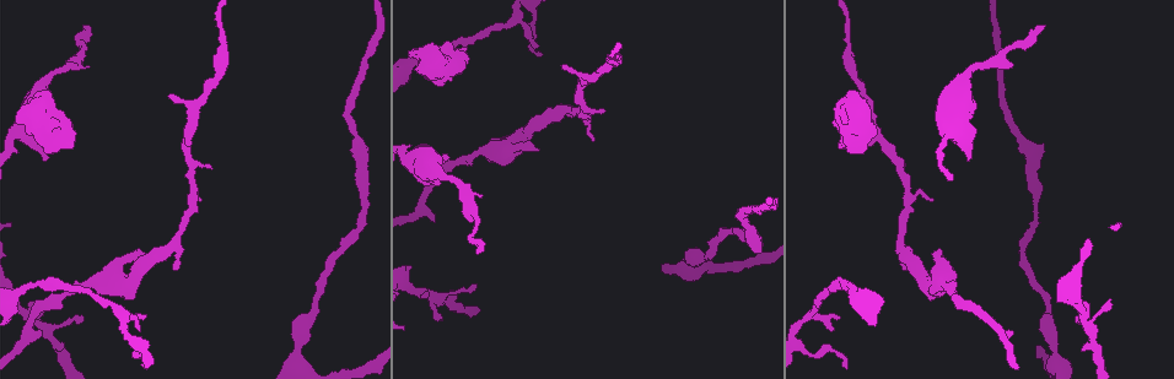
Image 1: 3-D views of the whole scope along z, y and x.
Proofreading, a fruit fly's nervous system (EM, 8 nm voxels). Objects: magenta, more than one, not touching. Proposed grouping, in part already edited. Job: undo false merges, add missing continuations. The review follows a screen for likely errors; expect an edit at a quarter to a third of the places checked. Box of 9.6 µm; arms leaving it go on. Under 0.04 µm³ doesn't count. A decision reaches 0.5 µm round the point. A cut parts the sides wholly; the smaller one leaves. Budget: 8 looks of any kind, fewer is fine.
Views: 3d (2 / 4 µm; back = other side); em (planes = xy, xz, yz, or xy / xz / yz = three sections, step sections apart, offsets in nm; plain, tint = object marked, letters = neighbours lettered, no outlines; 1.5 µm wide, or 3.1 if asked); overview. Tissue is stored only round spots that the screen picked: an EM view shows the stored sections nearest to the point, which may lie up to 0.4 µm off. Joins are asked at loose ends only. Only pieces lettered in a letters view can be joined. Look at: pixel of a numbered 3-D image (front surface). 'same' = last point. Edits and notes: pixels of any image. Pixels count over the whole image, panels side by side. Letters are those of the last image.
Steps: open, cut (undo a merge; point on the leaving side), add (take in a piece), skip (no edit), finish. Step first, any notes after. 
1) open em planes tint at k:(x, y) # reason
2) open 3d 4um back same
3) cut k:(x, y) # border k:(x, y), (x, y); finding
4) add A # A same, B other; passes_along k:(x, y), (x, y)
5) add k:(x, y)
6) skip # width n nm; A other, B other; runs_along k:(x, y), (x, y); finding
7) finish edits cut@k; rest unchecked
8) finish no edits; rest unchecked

open 3d 4um back at 1:(1092, 340) # thin neck

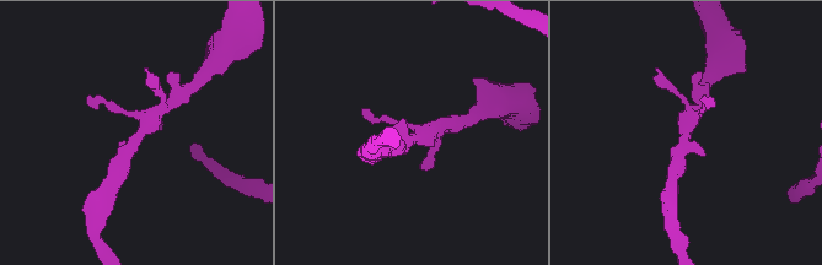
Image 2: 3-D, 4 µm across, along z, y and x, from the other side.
open em 3.1um planes tint at 2:(410, 141) # shape alone is not enough

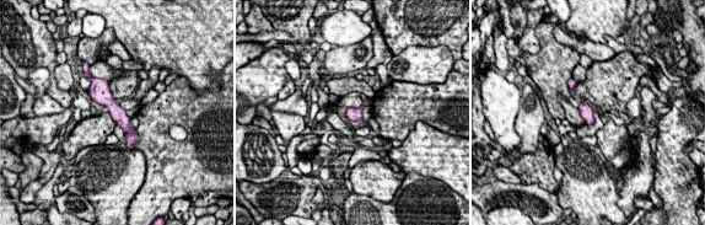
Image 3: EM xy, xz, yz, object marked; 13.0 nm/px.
open em 3.1um planes letters same # see the neighbours

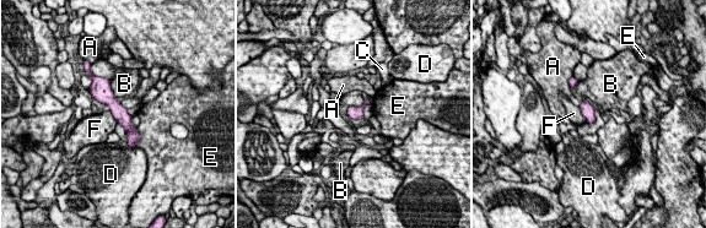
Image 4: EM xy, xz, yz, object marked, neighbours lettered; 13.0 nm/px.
skip # width 160 nm; A other, B other, C other, D other, E other, F other; runs_along 4:(95, 88), (120, 113), (131, 144); all the same neuron

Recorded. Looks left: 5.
open 3d 4um at 1:(467, 49) # thick end

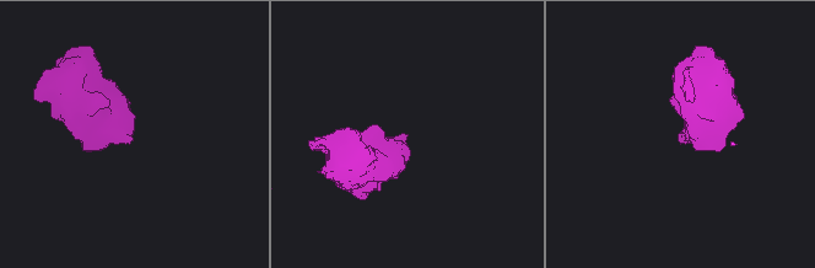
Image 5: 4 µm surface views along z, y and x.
open em xz step 4 letters at 5:(678, 139) # need the tissue

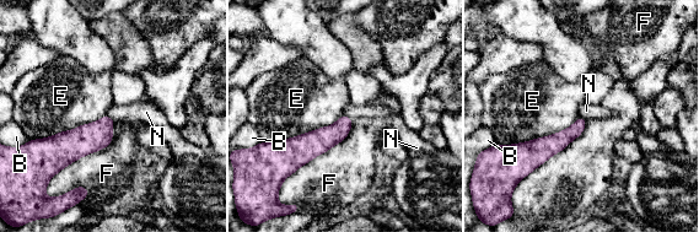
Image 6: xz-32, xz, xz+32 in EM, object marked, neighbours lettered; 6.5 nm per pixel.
skip # longest_contact F 600 nm; B other, E other, F other, N other; no lettered piece goes on from it

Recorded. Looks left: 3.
open em planes tint at 1:(1019, 135) # sudden change in width

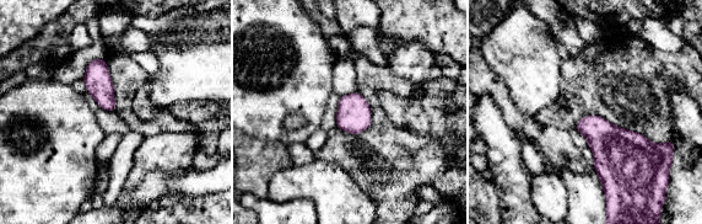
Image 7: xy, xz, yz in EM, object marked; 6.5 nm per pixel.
open em planes letters same

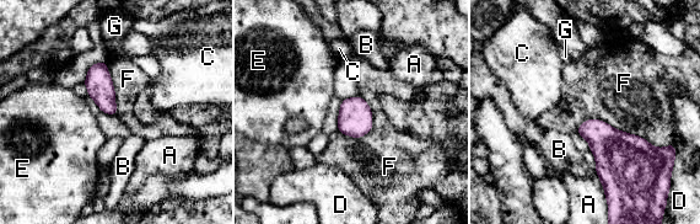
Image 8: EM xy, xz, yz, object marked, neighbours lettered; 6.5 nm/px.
skip # A other, B other, C other, D other, E other, F other, G other; border 8:(576, 129), (602, 120), (663, 148); one neuron here

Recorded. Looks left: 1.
finish no edits; rest unchecked

